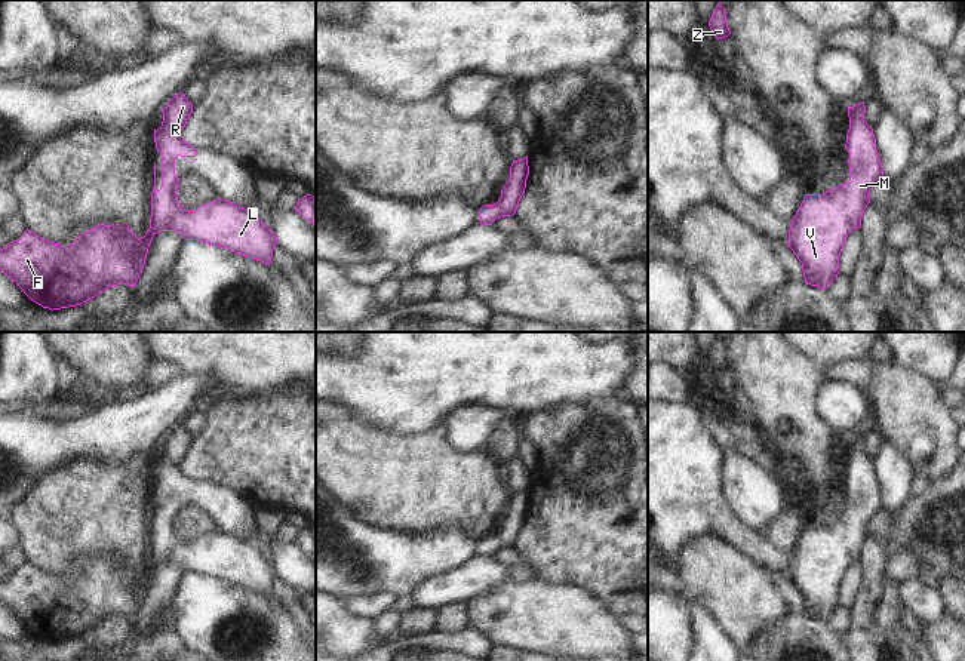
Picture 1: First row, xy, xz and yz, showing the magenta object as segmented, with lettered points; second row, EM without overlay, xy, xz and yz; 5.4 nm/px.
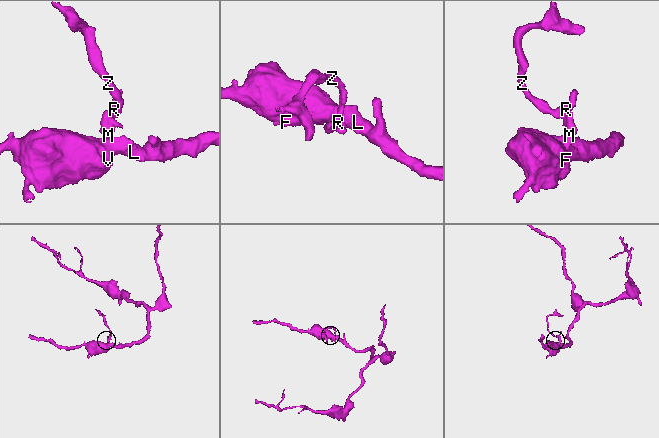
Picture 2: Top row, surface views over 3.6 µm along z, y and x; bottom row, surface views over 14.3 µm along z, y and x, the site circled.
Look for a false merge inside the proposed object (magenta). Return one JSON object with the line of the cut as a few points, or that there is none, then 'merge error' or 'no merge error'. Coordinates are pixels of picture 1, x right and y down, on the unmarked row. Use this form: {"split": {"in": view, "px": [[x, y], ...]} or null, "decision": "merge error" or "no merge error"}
{"split": {"in": "xy", "px": [[163, 451], [180, 466]]}, "decision": "merge error"}

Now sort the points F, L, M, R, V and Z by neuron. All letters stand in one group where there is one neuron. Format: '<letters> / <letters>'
F L M V / R Z

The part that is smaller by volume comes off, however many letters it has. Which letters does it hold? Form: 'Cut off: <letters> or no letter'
Cut off: R, Z

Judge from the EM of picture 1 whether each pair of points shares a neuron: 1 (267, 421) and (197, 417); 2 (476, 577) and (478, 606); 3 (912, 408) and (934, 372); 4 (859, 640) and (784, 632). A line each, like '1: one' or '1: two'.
1: two
2: two
3: two
4: two

